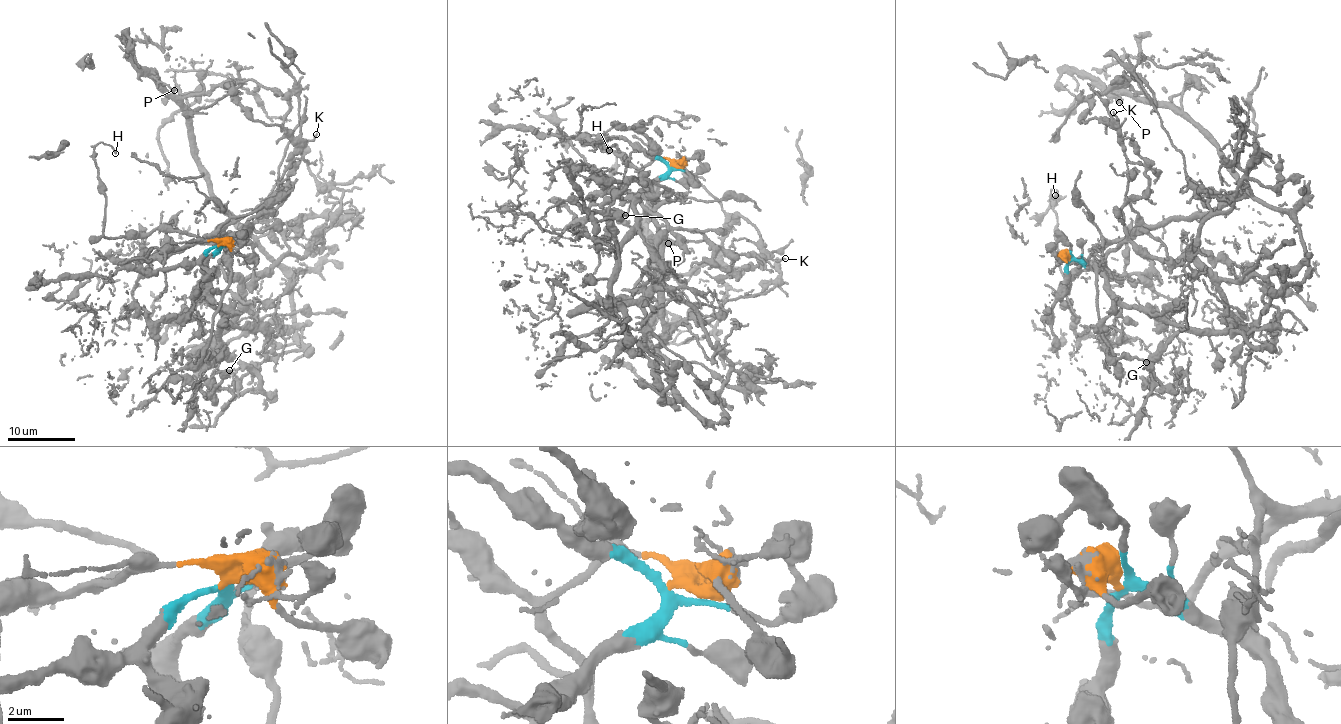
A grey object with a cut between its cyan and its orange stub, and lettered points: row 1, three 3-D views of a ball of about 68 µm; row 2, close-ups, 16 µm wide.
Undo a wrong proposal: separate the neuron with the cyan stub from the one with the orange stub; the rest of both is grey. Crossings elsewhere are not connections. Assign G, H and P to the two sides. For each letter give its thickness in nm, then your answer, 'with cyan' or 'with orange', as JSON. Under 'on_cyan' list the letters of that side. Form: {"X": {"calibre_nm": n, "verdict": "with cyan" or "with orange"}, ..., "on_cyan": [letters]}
{"G": {"calibre_nm": 600, "verdict": "with cyan"}, "H": {"calibre_nm": 140, "verdict": "with orange"}, "P": {"calibre_nm": 100, "verdict": "with orange"}, "on_cyan": ["G"]}

